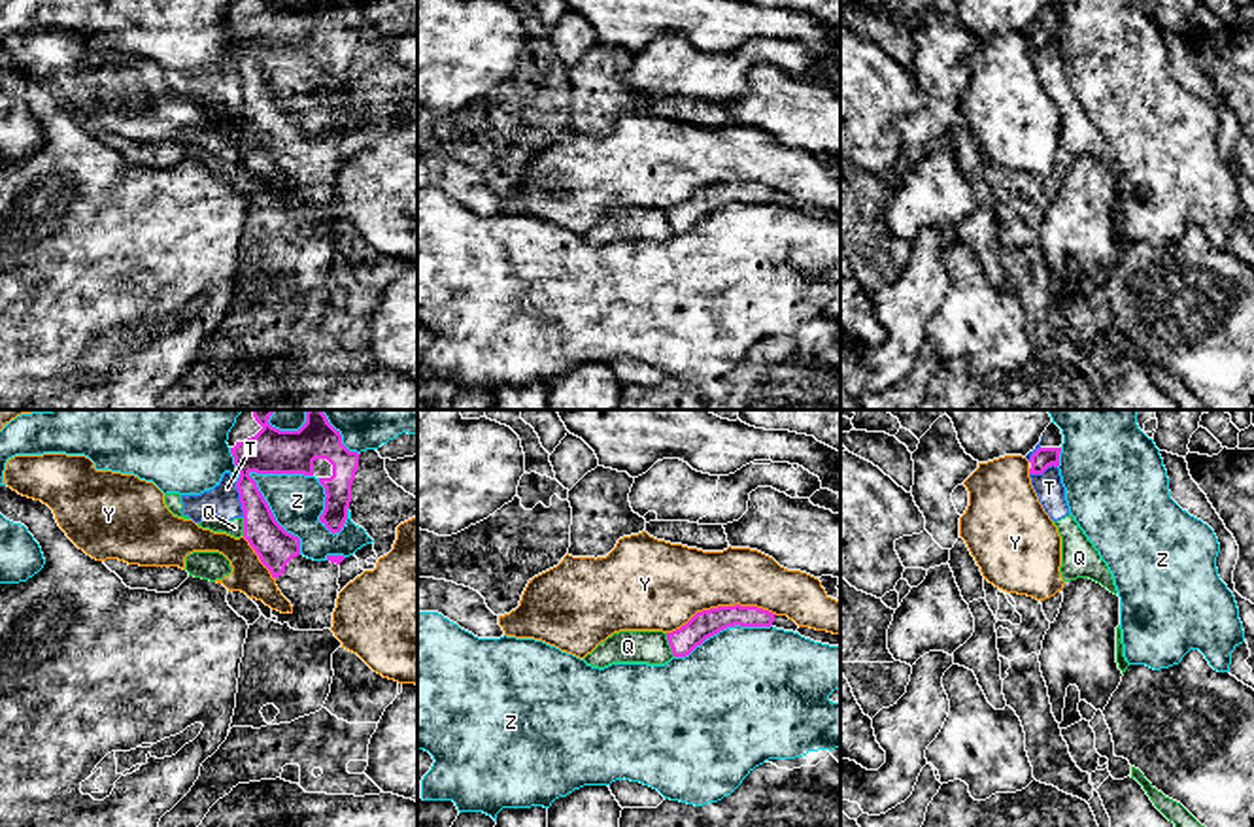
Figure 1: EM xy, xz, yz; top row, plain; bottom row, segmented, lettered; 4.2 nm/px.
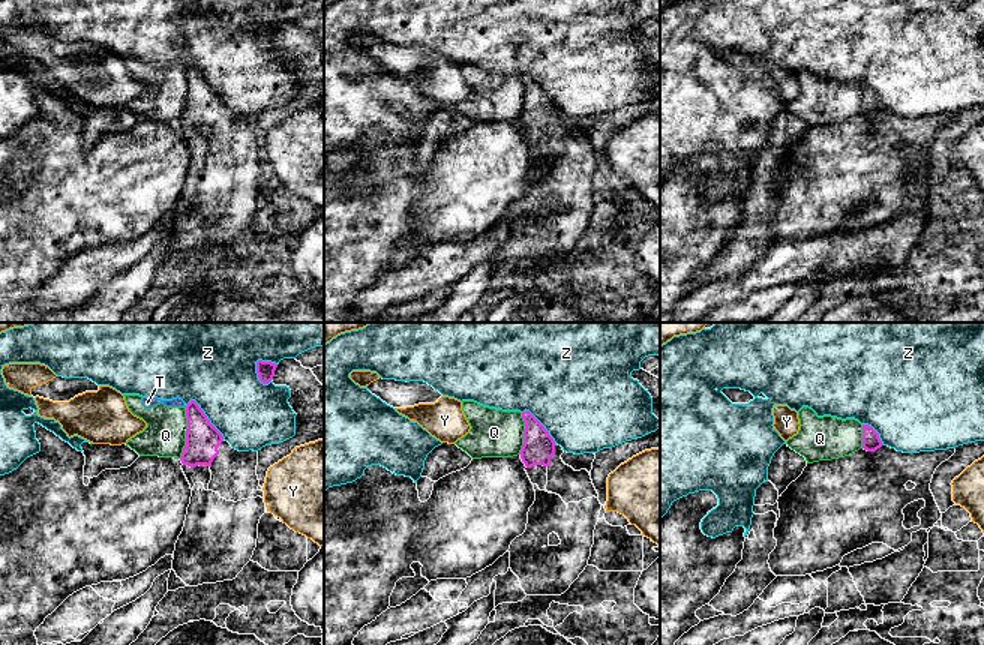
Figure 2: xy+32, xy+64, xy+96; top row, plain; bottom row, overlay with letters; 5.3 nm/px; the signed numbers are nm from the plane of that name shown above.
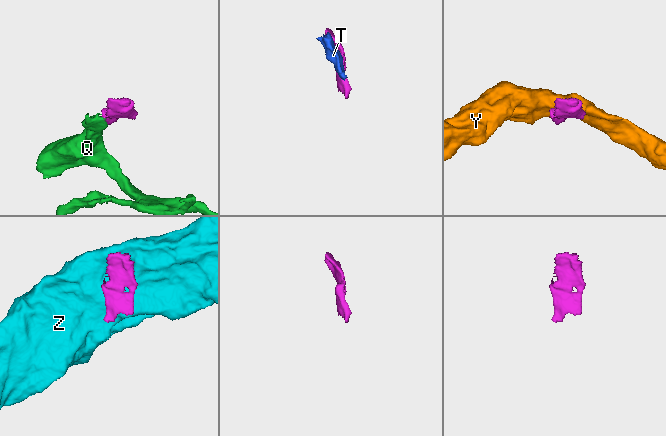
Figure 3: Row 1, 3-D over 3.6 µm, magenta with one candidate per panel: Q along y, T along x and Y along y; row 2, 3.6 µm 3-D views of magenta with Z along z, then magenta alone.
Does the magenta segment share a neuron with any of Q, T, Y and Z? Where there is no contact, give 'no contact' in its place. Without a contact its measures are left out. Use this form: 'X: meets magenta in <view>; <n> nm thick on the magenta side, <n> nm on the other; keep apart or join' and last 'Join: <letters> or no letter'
Q: meets magenta in xz; 120 nm thick on the magenta side, 140 nm on the other; keep apart
T: meets magenta in xy; 190 nm thick on the magenta side, 140 nm on the other; keep apart
Y: meets magenta in xz; 120 nm thick on the magenta side, 340 nm on the other; keep apart
Z: meets magenta in xy; 160 nm thick on the magenta side, 240 nm on the other; keep apart
Join: no letter

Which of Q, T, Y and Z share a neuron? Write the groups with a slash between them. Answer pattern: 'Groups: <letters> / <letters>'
Groups: Q T / Y / Z

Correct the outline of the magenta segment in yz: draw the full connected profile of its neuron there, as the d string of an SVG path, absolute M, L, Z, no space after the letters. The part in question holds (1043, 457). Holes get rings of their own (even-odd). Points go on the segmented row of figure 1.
M1056 423L1042 432L1041 447L1029 459L1029 474L1042 474L1048 466L1059 466L1063 434Z

